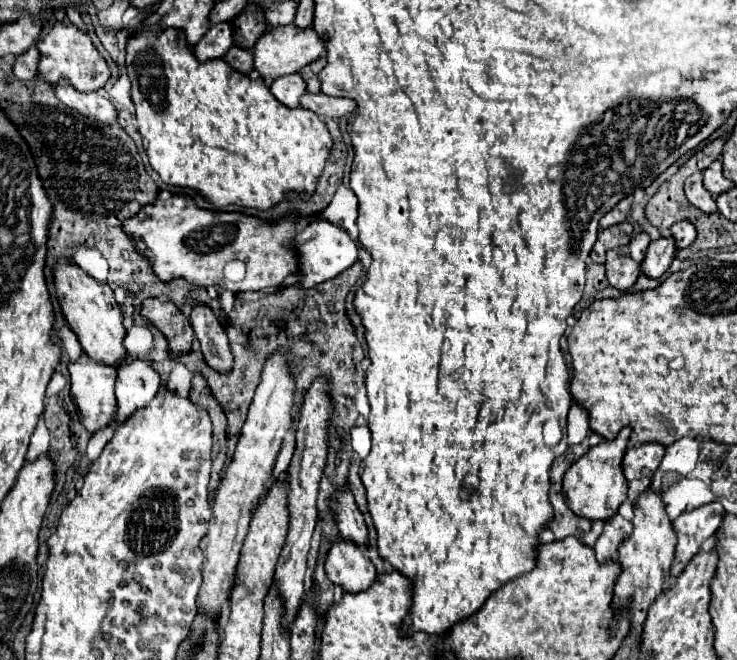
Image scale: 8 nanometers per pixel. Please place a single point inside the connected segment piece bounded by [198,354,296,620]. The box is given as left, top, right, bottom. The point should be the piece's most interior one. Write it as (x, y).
(268, 420)

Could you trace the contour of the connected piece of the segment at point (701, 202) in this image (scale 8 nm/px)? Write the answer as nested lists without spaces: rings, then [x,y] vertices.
[[[696,172],[694,176],[688,176],[688,180],[686,180],[686,196],[702,212],[706,212],[706,214],[716,212],[716,200],[702,186],[702,172]]]

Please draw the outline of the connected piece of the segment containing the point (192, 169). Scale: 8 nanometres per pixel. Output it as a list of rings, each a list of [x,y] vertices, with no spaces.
[[[158,24],[128,40],[126,68],[132,80],[138,132],[148,140],[146,154],[162,182],[198,190],[202,198],[216,208],[236,204],[242,208],[268,210],[282,202],[288,192],[314,194],[334,144],[326,124],[314,112],[282,106],[262,78],[252,82],[246,74],[234,72],[222,58],[198,62],[186,44],[184,32],[178,34],[178,30],[172,28],[160,30]]]

